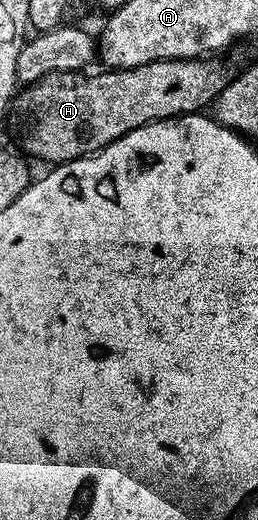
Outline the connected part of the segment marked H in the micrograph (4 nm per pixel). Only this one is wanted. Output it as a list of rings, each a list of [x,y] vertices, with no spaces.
[[[201,57],[198,59],[155,59],[153,63],[146,65],[138,65],[137,67],[121,67],[119,69],[101,70],[101,75],[88,75],[92,73],[81,73],[79,71],[52,71],[48,75],[43,75],[41,79],[35,83],[29,83],[19,92],[18,107],[20,103],[20,111],[24,115],[32,115],[28,119],[28,136],[24,139],[23,150],[27,152],[33,160],[45,159],[48,165],[59,165],[69,163],[72,159],[81,159],[83,155],[92,155],[95,151],[100,151],[106,145],[110,145],[114,141],[118,141],[126,133],[130,133],[134,129],[138,129],[147,123],[154,123],[158,119],[174,119],[178,115],[190,115],[200,113],[205,110],[204,106],[215,104],[216,98],[222,93],[222,89],[226,89],[226,85],[234,77],[234,70],[228,63],[219,63],[216,57]]]

